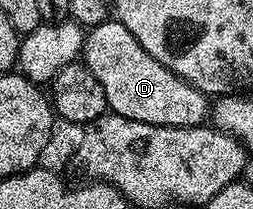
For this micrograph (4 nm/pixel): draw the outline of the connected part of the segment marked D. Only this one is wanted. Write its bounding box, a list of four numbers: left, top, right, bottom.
[80,20,211,126]

